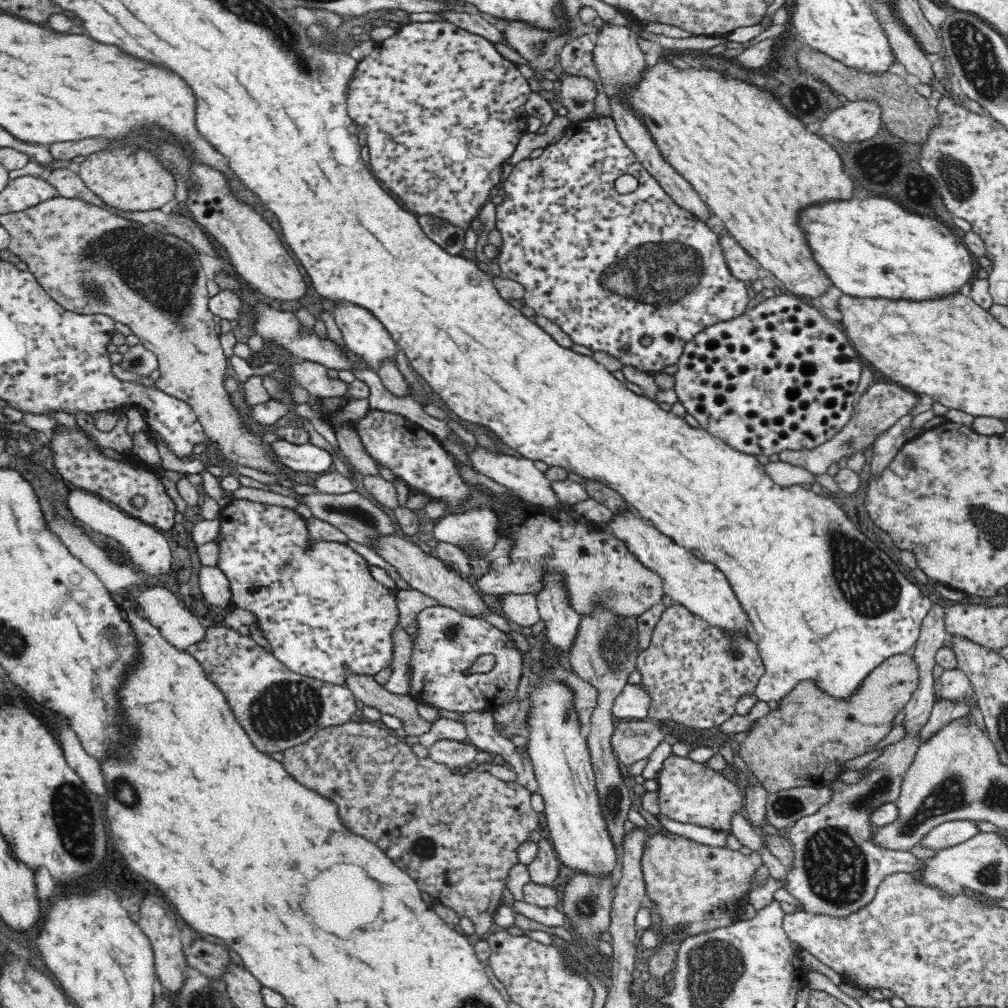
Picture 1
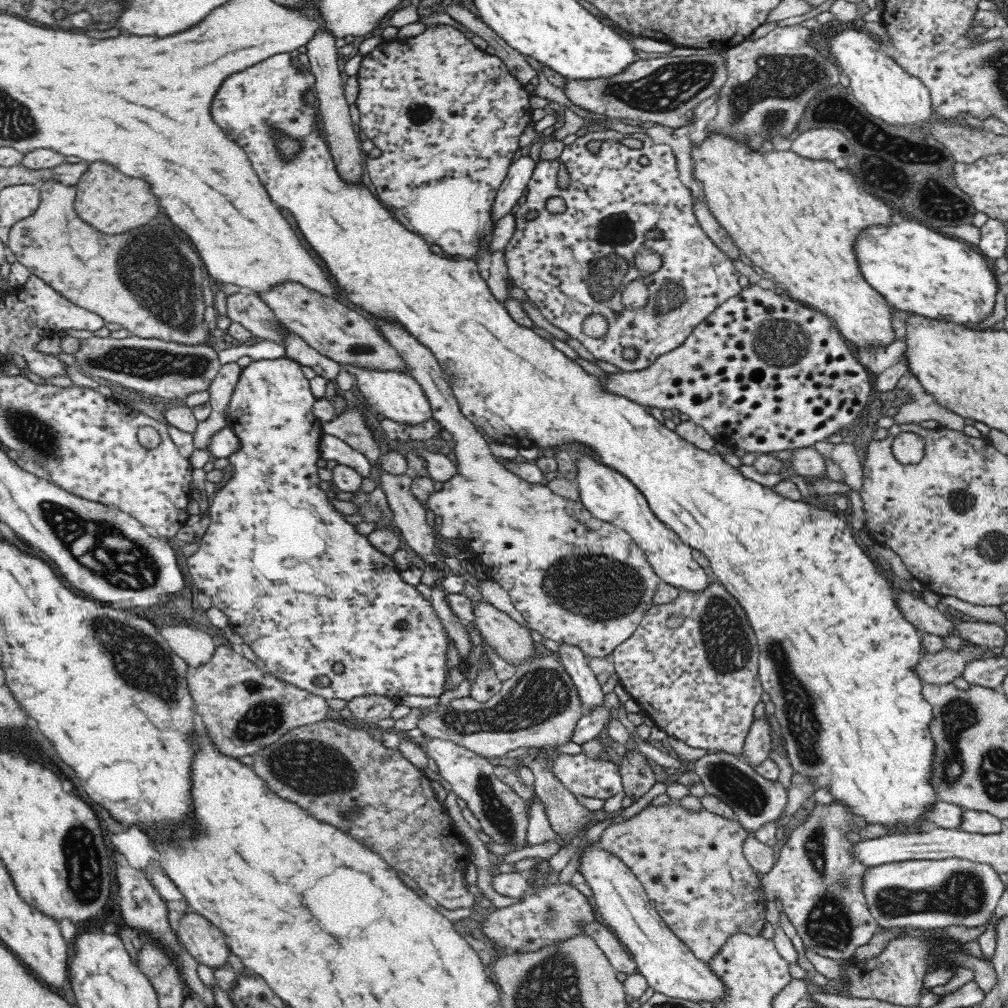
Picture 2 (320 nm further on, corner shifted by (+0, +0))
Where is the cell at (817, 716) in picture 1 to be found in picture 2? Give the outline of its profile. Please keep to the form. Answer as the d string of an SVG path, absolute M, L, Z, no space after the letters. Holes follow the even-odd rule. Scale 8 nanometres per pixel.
M965 643L960 646L960 650L944 646L938 652L925 652L915 671L924 683L948 684L961 676L969 662L990 654L989 650L983 644Z

